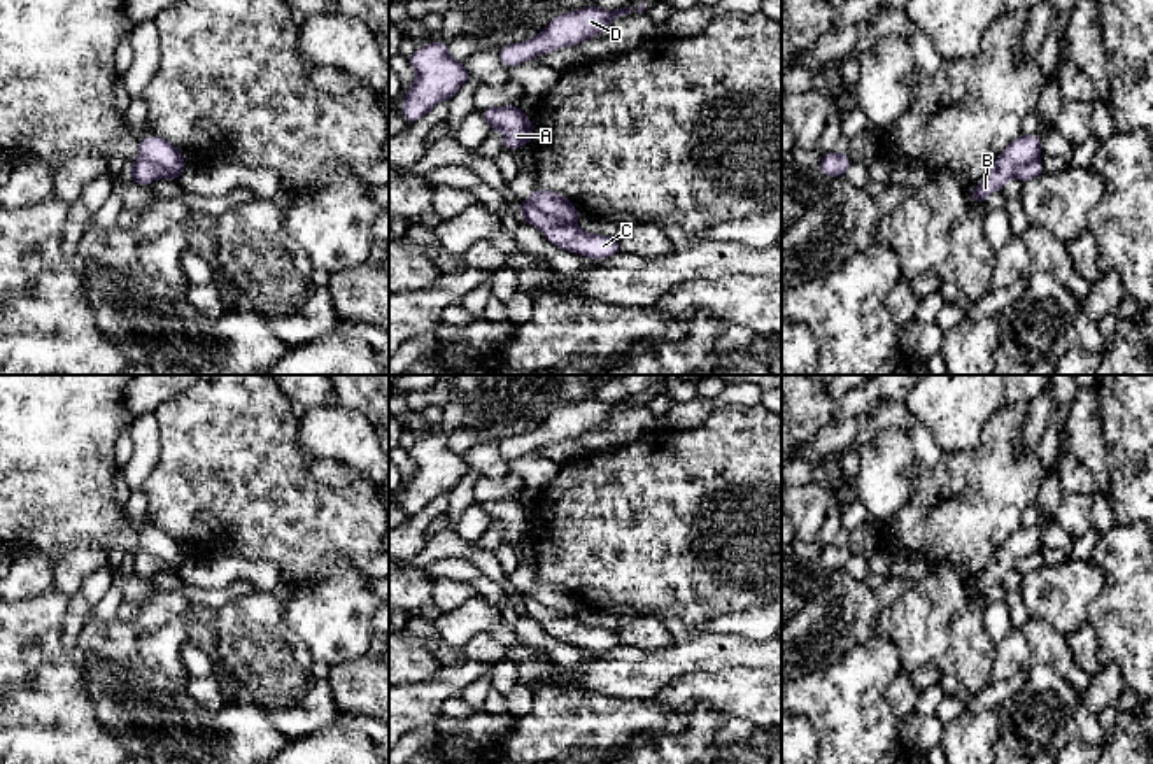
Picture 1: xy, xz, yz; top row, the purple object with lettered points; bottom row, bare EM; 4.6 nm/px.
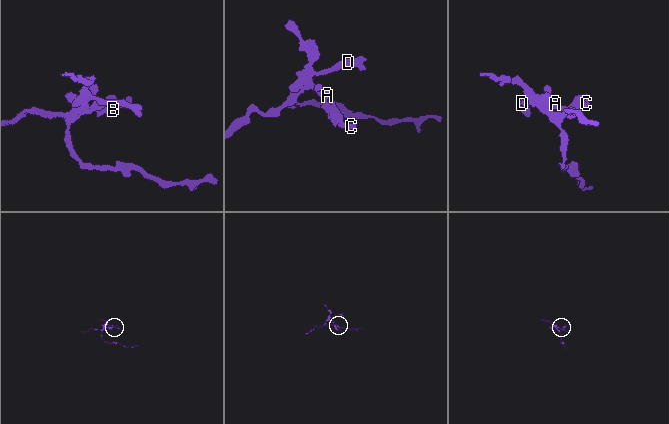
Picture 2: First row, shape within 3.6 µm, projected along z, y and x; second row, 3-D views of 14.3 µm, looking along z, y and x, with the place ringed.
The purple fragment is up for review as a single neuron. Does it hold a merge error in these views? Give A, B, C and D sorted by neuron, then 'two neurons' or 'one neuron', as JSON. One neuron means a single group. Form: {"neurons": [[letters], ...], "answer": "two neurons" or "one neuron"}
{"neurons": [["A", "C", "D"], ["B"]], "answer": "two neurons"}

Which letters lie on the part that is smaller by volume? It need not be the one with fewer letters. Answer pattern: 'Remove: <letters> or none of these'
Remove: B

